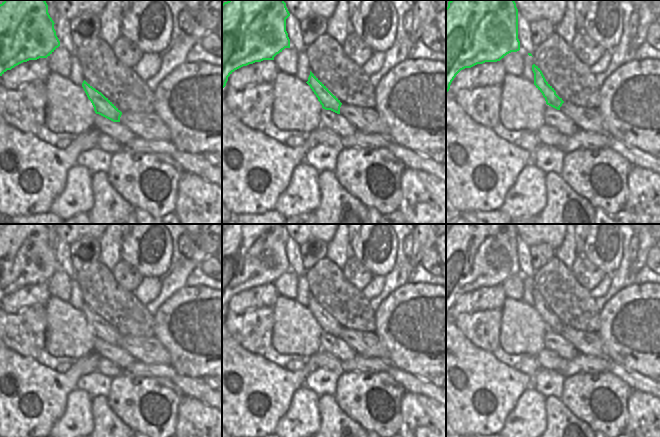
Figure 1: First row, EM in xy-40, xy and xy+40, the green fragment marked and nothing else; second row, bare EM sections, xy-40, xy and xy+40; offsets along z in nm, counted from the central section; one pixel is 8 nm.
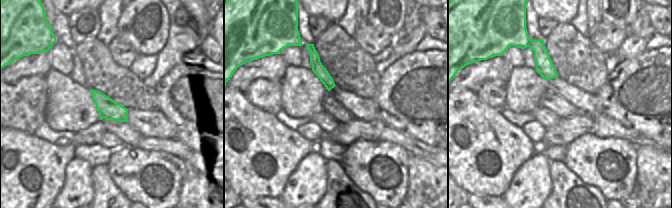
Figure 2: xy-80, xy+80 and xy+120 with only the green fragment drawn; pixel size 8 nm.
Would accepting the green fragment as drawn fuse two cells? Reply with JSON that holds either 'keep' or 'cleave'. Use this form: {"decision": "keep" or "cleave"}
{"decision": "cleave"}

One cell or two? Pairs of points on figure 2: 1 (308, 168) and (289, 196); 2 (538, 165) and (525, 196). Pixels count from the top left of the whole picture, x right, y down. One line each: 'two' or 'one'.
1: one
2: one

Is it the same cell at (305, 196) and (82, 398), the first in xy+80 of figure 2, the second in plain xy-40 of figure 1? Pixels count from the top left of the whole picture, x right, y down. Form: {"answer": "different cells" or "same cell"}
{"answer": "same cell"}

